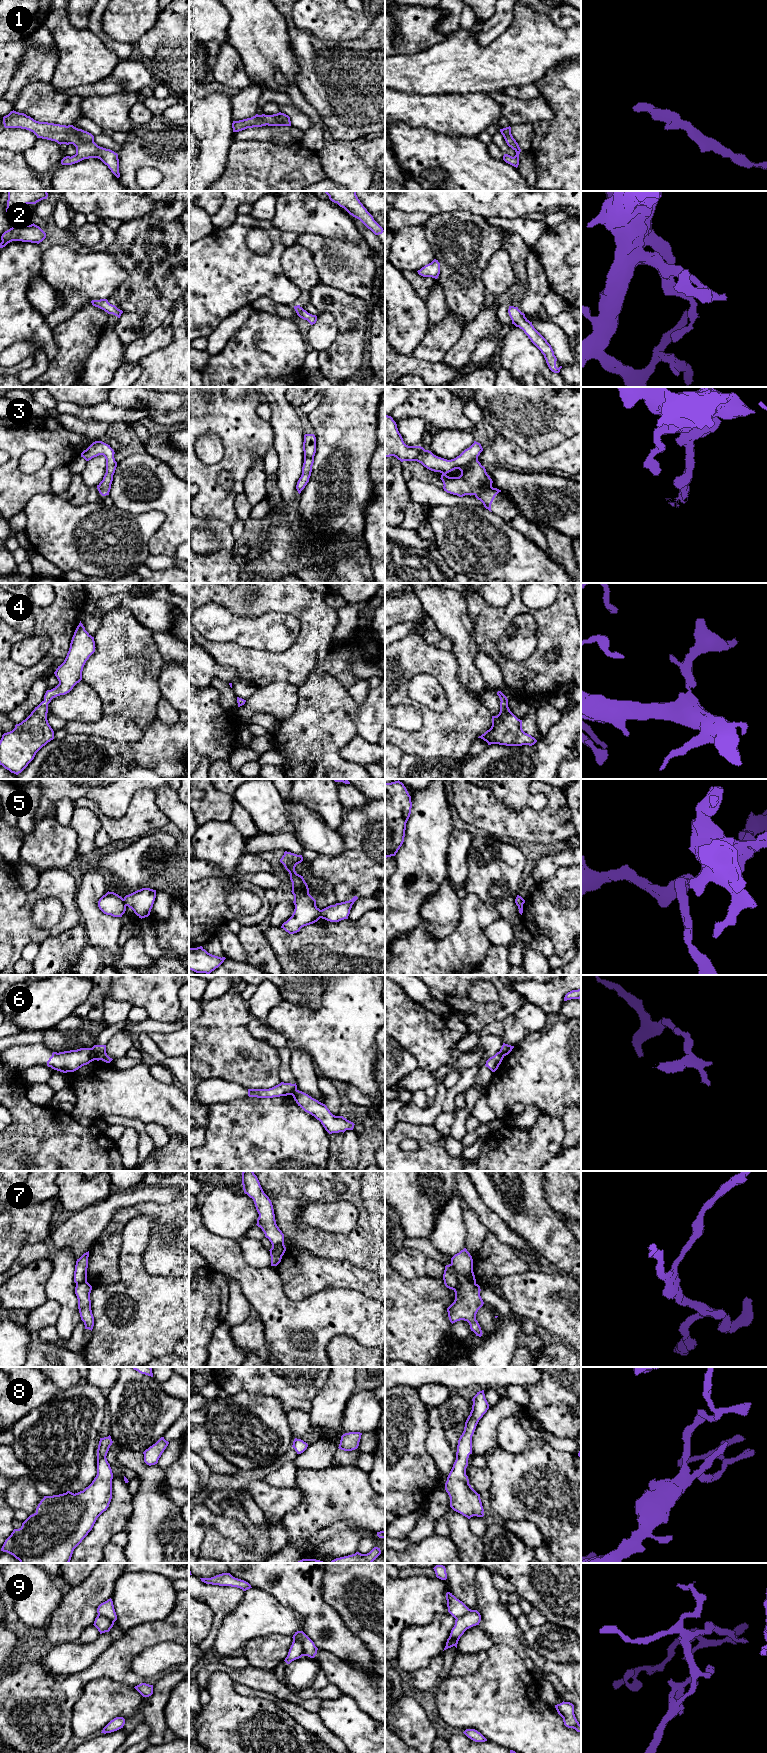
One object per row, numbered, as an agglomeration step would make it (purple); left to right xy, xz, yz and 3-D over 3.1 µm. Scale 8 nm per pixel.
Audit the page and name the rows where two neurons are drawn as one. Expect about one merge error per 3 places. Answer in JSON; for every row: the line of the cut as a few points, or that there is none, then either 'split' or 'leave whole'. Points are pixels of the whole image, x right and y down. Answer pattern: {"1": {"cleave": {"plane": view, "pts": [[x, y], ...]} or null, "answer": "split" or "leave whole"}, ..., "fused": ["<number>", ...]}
{"1": {"cleave": null, "answer": "leave whole"}, "2": {"cleave": null, "answer": "leave whole"}, "3": {"cleave": null, "answer": "leave whole"}, "4": {"cleave": null, "answer": "leave whole"}, "5": {"cleave": {"plane": "xz", "pts": [[320, 910], [321, 917]]}, "answer": "split"}, "6": {"cleave": {"plane": "xy", "pts": [[91, 1048], [101, 1059]]}, "answer": "split"}, "7": {"cleave": {"plane": "yz", "pts": [[450, 1264], [460, 1281], [472, 1281], [475, 1283]]}, "answer": "split"}, "8": {"cleave": null, "answer": "leave whole"}, "9": {"cleave": {"plane": "xz", "pts": [[293, 1638], [300, 1642], [304, 1655]]}, "answer": "split"}, "fused": ["5", "6", "7", "9"]}

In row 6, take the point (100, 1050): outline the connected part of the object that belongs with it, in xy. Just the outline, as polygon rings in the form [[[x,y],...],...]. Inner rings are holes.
[[[94,1045],[92,1050],[106,1063],[110,1063],[113,1060],[106,1053],[106,1045]]]

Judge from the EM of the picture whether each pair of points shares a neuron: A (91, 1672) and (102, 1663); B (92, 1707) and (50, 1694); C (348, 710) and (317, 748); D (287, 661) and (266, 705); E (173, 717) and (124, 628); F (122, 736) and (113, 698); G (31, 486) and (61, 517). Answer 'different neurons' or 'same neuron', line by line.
A: same neuron
B: different neurons
C: same neuron
D: different neurons
E: different neurons
F: different neurons
G: different neurons

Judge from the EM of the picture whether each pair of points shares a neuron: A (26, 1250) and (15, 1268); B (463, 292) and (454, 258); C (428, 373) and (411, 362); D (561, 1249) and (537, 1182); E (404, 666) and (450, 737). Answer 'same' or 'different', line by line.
A: same
B: same
C: same
D: same
E: same

